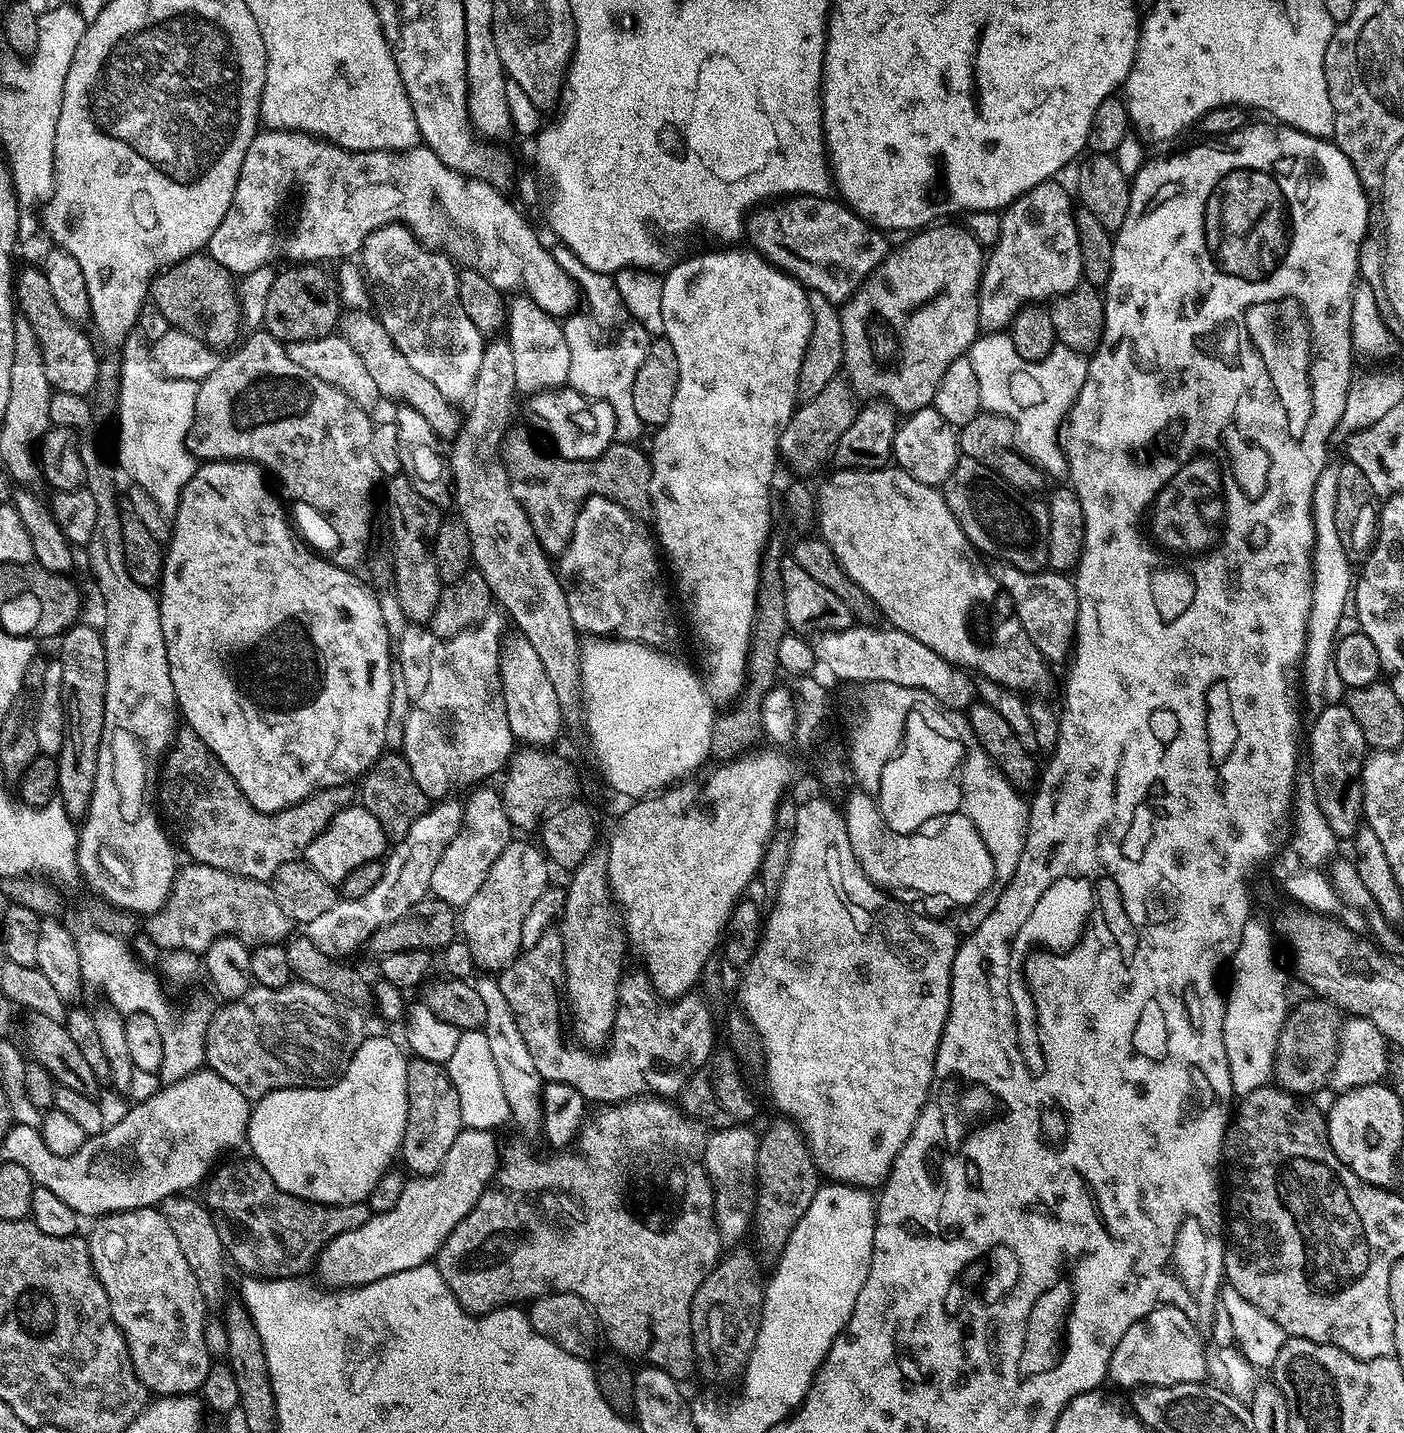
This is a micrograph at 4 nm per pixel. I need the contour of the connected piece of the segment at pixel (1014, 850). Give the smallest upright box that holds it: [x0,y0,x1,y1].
[961,744,1030,923]

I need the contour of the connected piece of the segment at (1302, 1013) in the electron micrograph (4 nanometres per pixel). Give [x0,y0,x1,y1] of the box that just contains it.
[1274,998,1342,1098]

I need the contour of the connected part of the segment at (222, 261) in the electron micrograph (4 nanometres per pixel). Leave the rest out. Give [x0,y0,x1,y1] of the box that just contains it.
[206,131,456,274]

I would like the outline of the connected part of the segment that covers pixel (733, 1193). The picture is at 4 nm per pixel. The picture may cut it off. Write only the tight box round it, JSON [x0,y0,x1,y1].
[704,1126,757,1246]

